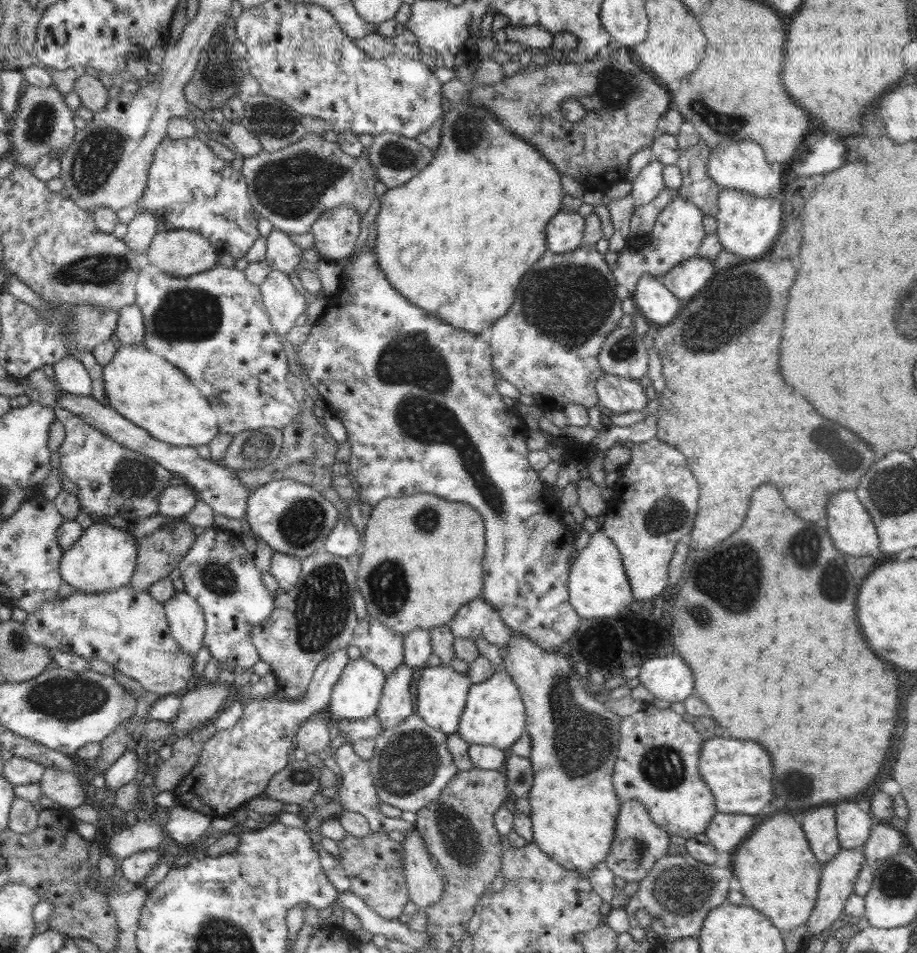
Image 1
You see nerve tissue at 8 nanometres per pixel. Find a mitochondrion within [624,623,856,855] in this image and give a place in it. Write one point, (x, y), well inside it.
(661, 766)

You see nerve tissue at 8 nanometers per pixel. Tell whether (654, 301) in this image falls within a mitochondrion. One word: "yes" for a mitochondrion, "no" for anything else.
no

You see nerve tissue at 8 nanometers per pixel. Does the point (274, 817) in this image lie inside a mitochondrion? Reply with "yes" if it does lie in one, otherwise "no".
no

